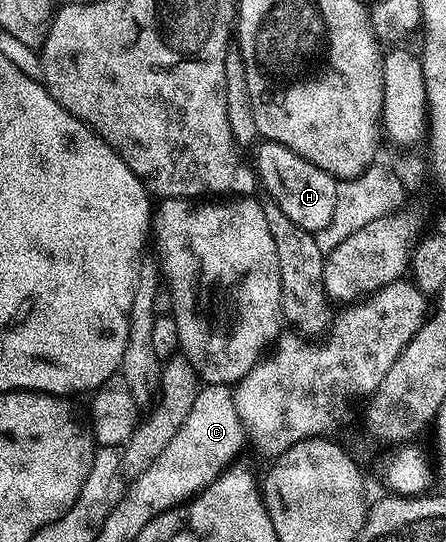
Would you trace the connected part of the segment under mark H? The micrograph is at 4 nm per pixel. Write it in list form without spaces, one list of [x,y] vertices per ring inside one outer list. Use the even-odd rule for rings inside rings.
[[[260,141],[255,152],[255,166],[259,169],[259,178],[263,181],[264,188],[267,189],[267,198],[278,205],[281,212],[301,229],[312,232],[325,229],[329,220],[333,220],[339,182],[329,172],[317,168],[297,152],[276,142]]]

